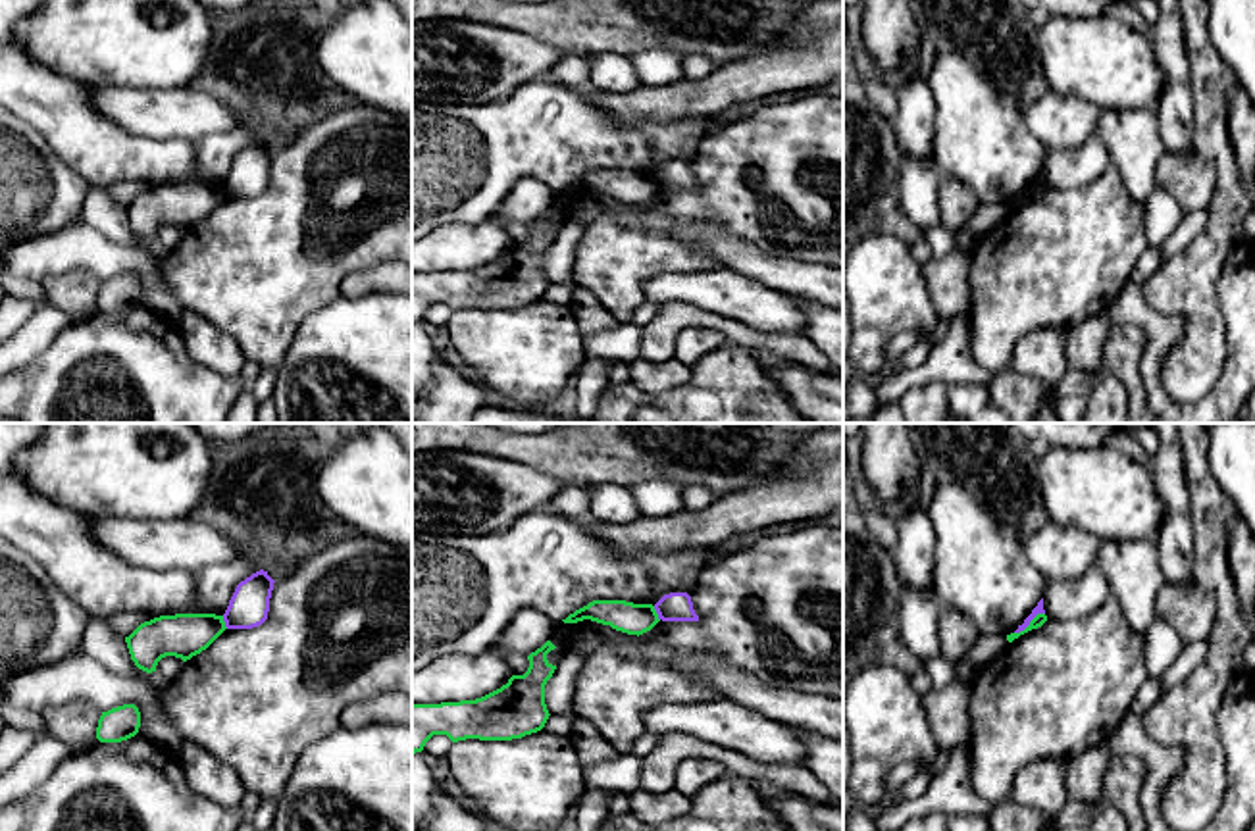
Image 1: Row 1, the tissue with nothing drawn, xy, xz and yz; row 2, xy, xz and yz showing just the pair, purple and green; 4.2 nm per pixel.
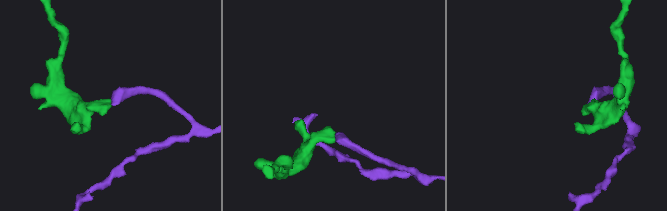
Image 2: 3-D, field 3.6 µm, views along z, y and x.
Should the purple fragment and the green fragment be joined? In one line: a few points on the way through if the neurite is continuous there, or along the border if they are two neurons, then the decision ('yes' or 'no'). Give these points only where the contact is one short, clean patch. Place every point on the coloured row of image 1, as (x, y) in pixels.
along yz (1044, 612), (1015, 633) | no

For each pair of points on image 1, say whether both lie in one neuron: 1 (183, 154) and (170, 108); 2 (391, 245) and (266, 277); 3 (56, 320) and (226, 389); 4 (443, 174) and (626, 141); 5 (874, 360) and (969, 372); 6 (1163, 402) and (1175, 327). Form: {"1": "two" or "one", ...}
{"1": "two", "2": "one", "3": "two", "4": "one", "5": "two", "6": "one"}

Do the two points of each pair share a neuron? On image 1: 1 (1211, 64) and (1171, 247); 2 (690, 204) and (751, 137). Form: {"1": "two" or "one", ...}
{"1": "two", "2": "one"}

